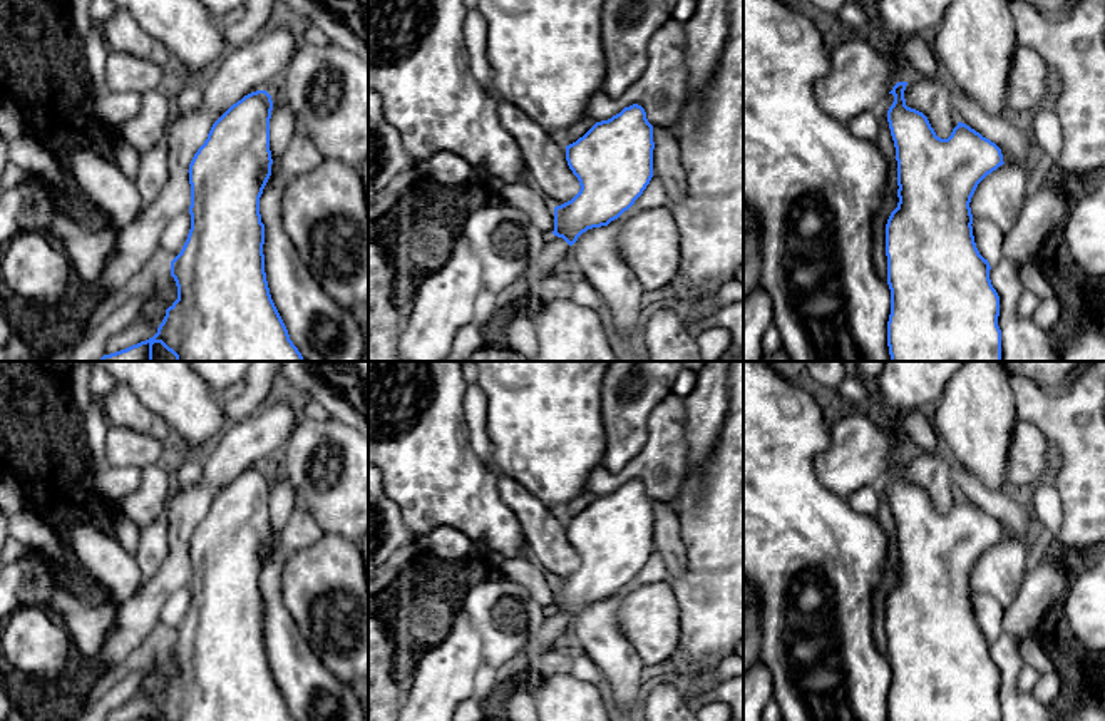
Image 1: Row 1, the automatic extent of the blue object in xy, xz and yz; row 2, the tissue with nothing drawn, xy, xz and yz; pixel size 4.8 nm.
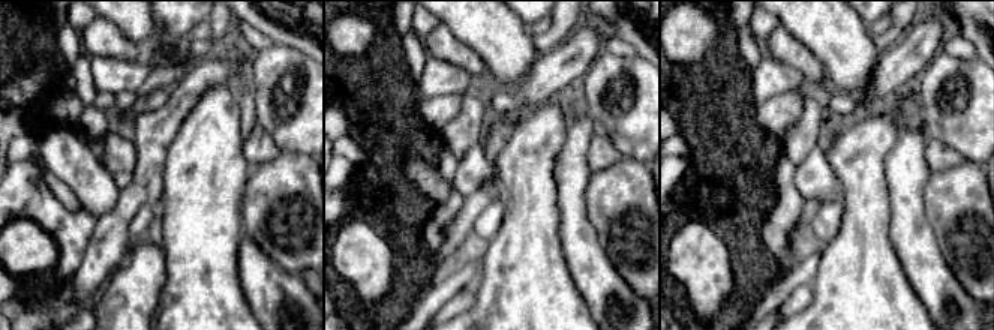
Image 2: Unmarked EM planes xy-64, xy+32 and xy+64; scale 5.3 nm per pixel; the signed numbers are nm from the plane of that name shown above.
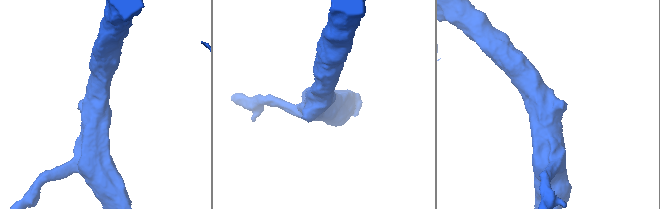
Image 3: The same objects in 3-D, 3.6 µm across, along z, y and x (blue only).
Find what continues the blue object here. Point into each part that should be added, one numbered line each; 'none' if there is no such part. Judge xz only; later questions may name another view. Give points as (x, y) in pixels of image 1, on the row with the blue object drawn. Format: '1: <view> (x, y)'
1: xz (541, 268)

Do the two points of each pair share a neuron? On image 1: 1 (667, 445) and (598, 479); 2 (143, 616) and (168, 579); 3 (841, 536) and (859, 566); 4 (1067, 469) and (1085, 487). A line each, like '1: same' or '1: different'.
1: same
2: same
3: same
4: same

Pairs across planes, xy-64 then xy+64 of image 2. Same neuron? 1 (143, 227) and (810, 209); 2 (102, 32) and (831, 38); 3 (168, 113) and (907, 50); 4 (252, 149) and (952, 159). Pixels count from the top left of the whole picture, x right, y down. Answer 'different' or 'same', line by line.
1: different
2: different
3: same
4: same

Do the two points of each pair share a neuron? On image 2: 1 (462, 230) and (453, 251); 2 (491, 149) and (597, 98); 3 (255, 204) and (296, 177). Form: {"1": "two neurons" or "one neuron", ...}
{"1": "one neuron", "2": "two neurons", "3": "one neuron"}

